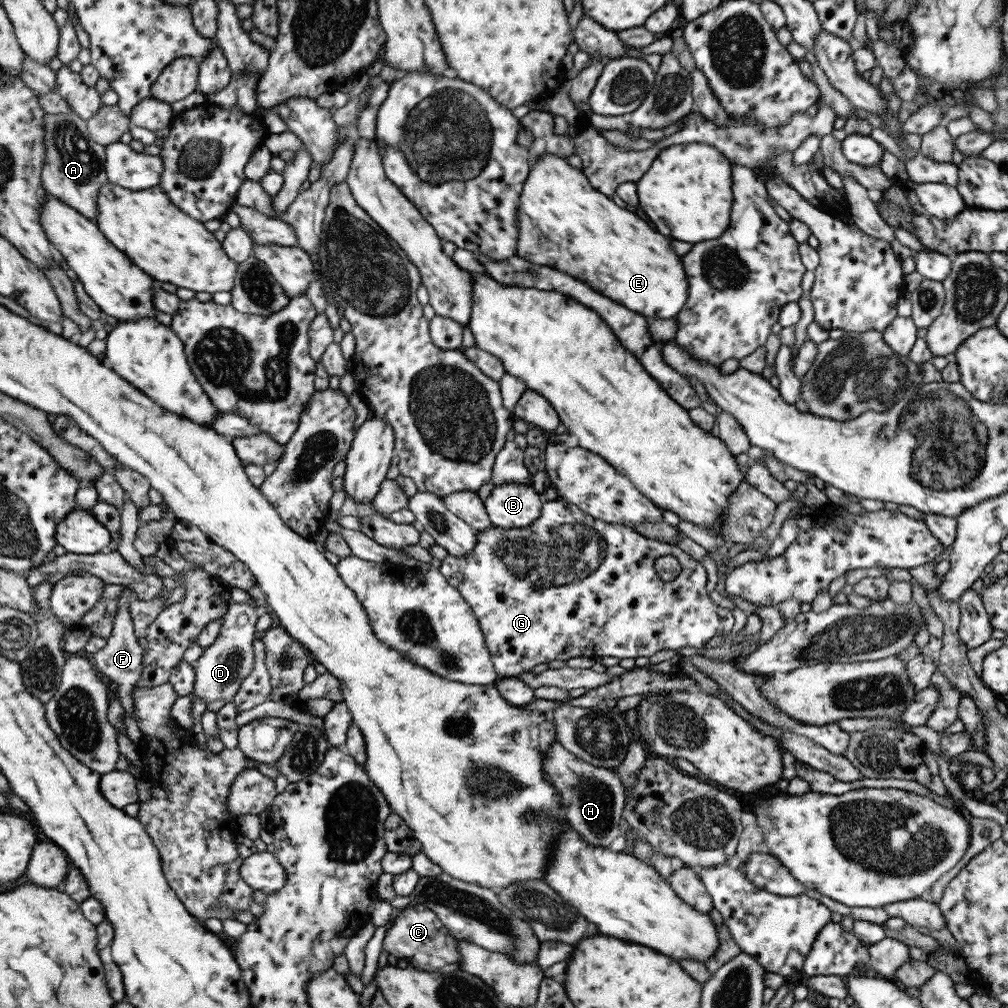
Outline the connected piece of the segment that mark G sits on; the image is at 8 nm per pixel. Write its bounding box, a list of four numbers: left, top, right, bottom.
[438,498,733,676]

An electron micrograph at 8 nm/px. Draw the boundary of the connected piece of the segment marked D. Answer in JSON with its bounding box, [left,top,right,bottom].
[192,603,261,703]

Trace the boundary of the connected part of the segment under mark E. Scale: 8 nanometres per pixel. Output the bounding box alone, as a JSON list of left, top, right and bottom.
[515,154,688,319]

